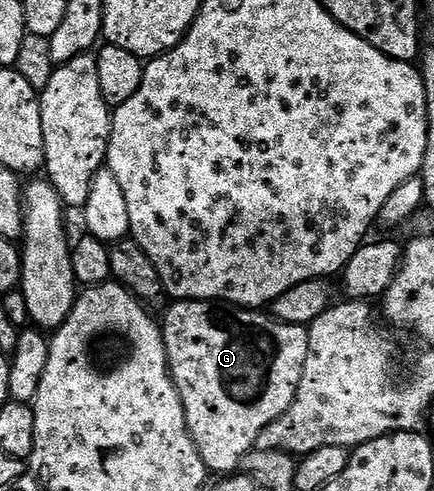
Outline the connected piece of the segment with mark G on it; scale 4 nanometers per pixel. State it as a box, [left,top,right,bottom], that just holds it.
[160,299,308,472]

